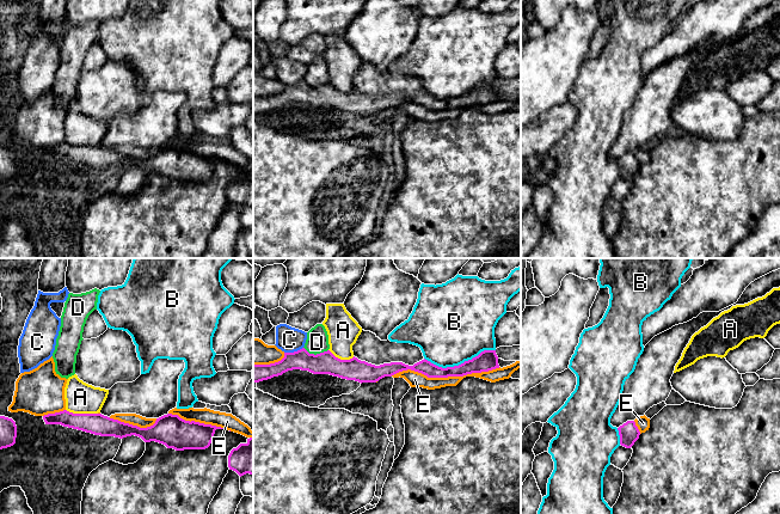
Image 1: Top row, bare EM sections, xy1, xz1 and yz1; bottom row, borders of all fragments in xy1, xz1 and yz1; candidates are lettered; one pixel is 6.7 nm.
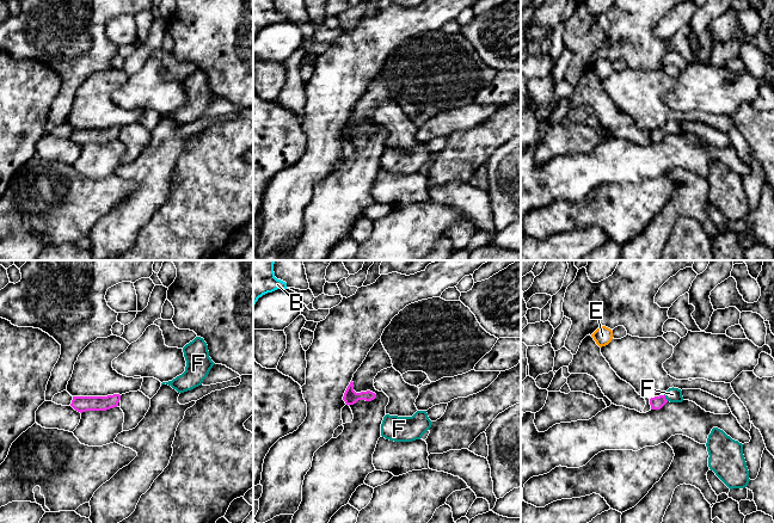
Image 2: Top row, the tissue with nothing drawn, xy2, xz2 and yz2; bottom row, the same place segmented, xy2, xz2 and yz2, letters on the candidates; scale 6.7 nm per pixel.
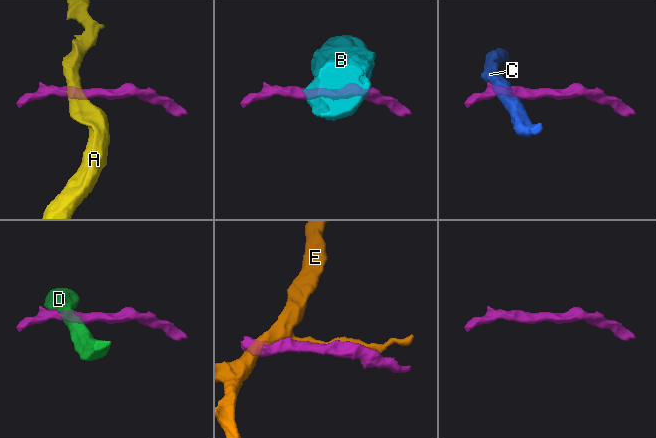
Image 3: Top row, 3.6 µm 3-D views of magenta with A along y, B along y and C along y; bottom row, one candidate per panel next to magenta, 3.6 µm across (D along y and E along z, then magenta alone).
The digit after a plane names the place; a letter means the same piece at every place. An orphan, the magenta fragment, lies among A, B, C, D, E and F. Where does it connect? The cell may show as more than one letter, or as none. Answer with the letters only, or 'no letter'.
F

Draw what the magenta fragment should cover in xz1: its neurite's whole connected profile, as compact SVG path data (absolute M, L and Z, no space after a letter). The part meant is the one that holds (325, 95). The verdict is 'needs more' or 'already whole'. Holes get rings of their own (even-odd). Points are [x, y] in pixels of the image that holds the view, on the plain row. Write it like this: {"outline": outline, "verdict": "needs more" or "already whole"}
{"outline": "M302 80L294 85L284 85L284 90L278 94L253 97L253 115L271 111L293 102L308 103L313 106L330 106L362 116L376 115L385 109L392 109L407 102L422 105L428 110L448 110L489 104L496 100L499 100L496 82L484 82L478 88L459 98L442 100L425 91L413 98L403 94L375 98L355 88L350 92L340 92L330 82L314 87Z", "verdict": "already whole"}

